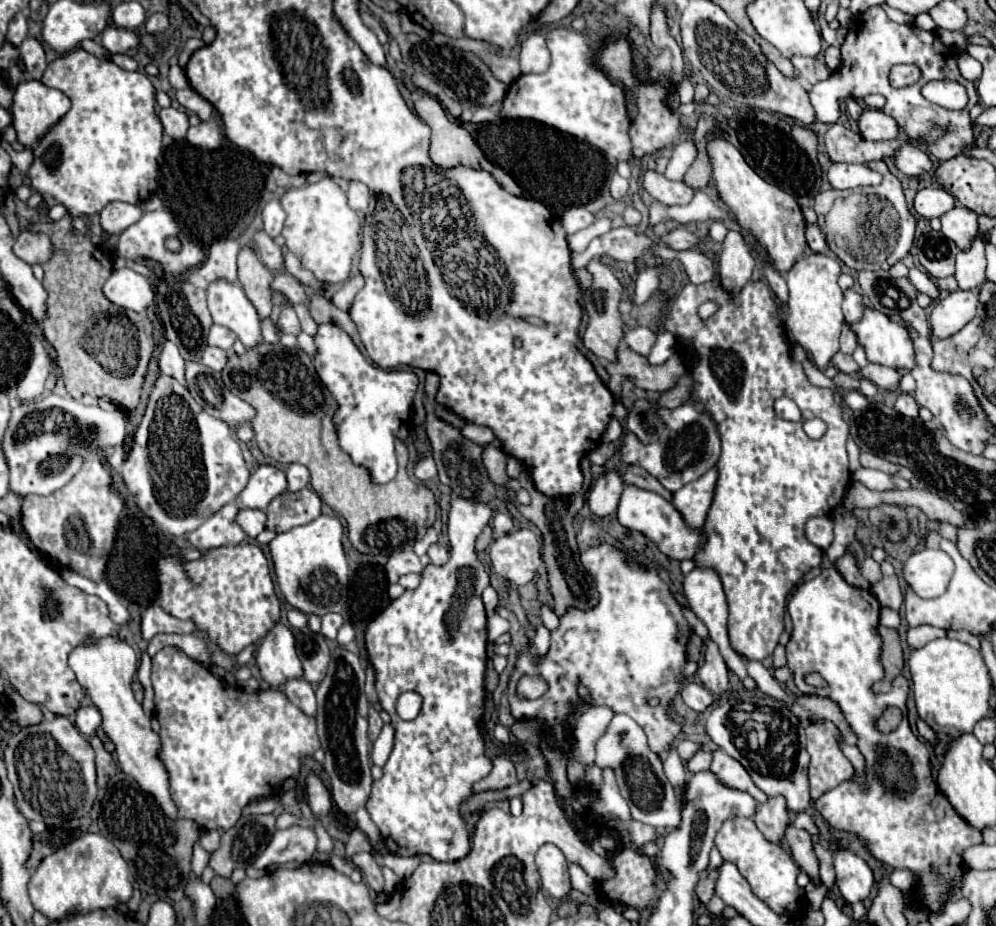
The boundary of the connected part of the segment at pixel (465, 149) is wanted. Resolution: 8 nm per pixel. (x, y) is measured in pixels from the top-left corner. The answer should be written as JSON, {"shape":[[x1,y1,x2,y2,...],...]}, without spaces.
{"shape":[[414,93,412,99,416,113,432,129,430,159,442,169,452,169,458,165,480,169,478,145,464,127,448,121,446,111,438,103,438,99,418,93]]}

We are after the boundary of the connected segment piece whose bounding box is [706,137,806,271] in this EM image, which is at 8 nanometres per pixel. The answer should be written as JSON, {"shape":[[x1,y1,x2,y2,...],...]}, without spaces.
{"shape":[[724,137,708,141,708,157,712,163,712,177,718,187,722,201,730,207,746,235,756,235,768,257,774,261,778,271,788,271,806,249,804,217,800,205,792,195,776,185,766,183,742,157,742,153]]}

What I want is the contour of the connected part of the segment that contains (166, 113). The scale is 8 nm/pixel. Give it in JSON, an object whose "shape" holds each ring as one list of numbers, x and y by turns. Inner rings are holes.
{"shape":[[168,107,168,109,160,109,158,117,164,125,164,133,168,133,172,139,184,139,186,137,190,121,188,121,188,115,184,111]]}

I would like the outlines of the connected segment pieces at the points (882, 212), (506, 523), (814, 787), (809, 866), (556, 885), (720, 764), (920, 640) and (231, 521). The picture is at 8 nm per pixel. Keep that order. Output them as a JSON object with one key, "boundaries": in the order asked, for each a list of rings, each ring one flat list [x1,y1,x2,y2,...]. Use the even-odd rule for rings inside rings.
{"boundaries":[[[884,179,878,187,856,187,846,191,828,189,818,193,814,199,818,225,826,235,828,247,850,269,890,269,896,261,908,255,914,241,916,221,906,207,898,179]],[[496,513,492,519,492,527,496,533,510,533,514,529,514,521,506,513]],[[832,721,808,725,806,737,806,751,810,753,810,797,812,801,816,801,820,795,852,779,854,767,840,749,840,731]],[[788,825,784,839,786,839,786,843,788,843,790,851,792,851,792,857,798,863,798,867,802,871,806,871,812,877,812,881,820,883,818,859,814,855,814,843,812,843,810,833,804,831,804,829,796,829,794,825]],[[552,843,542,845,536,853,536,865,544,893,554,899,562,899,570,891,570,875,564,853]],[[716,749,714,751,714,759,712,759,712,765,710,765,712,773,716,773,716,777,728,785,728,787,734,787,734,789,740,789,740,791,746,791,750,793,756,801,766,801,766,795,764,791,760,791,754,783,752,783,752,777,748,775,748,771,744,771,742,763,732,759,730,755,724,755,724,751]],[[920,625,920,627,910,627,908,629,908,645,910,645,910,649,918,649,918,647,922,647,928,641,938,639,938,637,946,637,946,631,938,629,938,627,932,627,932,625]],[[238,503,224,505,220,511,216,511,216,515,208,517,196,531,188,535,190,545,198,551,206,551,220,545,238,545,246,537,246,533,236,523,238,509]]]}

